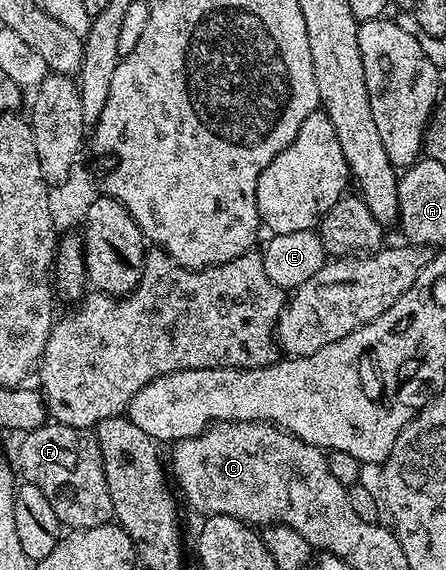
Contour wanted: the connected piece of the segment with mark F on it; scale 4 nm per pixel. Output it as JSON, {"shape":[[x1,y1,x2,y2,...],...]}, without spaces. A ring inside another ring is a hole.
{"shape":[[48,421,44,426,27,432,21,439,24,440,16,451,16,459,20,462,19,474,24,474,23,482,42,489,54,513,58,513,60,524,73,531,81,531,113,522,102,449,98,449,98,441,91,430]]}

